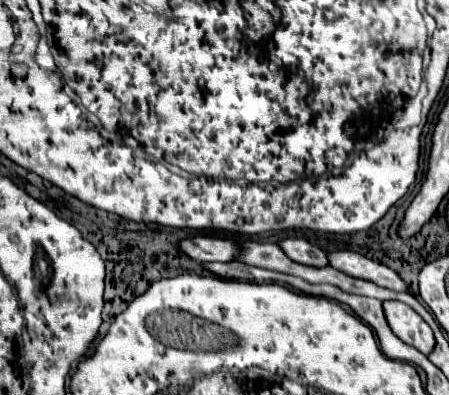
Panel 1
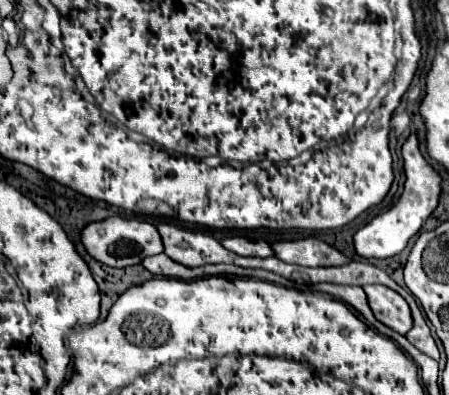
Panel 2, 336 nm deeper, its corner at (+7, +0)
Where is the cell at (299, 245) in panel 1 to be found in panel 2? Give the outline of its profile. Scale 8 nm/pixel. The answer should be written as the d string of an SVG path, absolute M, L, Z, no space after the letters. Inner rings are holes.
M229 237L223 239L221 245L225 249L243 255L243 257L273 257L273 249L265 239L249 239L249 237Z

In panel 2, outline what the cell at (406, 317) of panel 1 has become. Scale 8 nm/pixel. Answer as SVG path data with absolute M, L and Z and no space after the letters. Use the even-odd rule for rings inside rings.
M367 285L363 289L369 297L369 305L373 309L373 315L383 325L391 327L393 331L407 335L409 329L413 327L411 309L409 309L407 301L399 293L395 293L393 289L389 289L385 285Z

